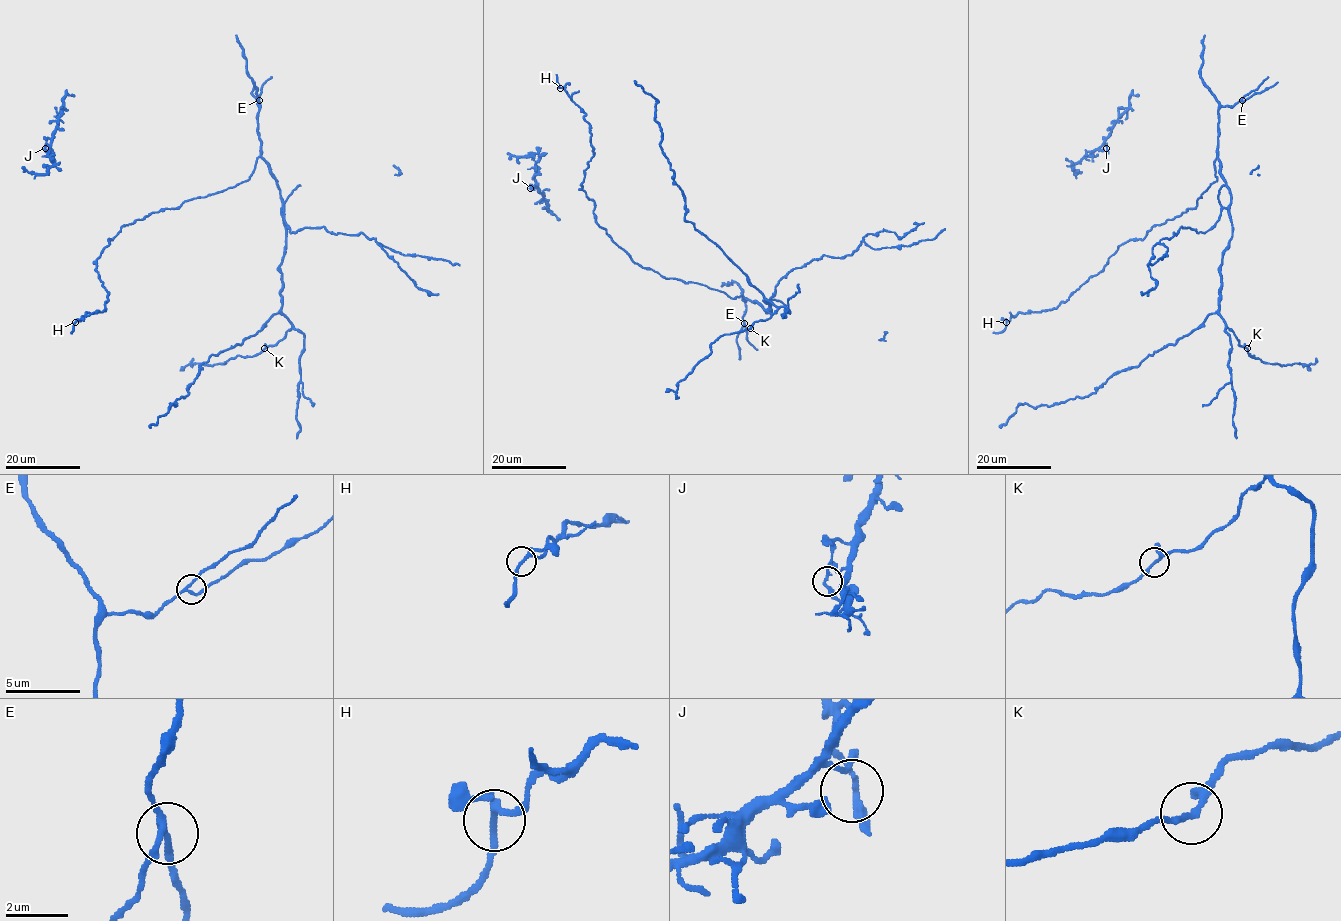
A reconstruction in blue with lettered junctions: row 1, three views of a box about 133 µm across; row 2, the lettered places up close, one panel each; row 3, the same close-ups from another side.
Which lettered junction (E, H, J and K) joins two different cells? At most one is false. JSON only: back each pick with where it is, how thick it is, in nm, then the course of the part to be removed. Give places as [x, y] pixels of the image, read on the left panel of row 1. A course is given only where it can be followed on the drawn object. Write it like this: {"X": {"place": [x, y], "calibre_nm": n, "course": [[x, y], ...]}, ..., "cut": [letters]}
{"cut": []}

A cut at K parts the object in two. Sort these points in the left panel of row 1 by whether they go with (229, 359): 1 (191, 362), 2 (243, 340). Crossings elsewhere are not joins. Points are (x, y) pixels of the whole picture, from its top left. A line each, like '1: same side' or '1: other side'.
1: same side
2: other side

